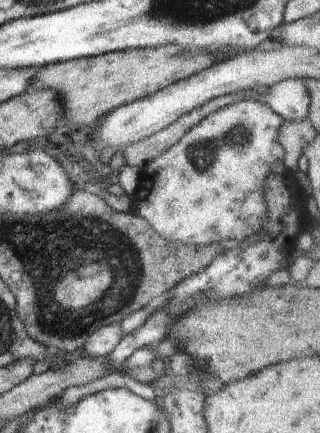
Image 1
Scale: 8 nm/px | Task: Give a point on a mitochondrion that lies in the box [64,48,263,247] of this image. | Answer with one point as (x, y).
(201, 155)

